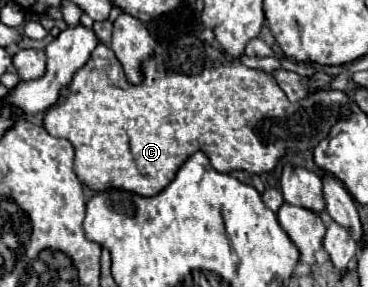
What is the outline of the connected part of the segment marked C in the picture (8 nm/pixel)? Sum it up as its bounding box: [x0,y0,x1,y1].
[44,35,352,197]

